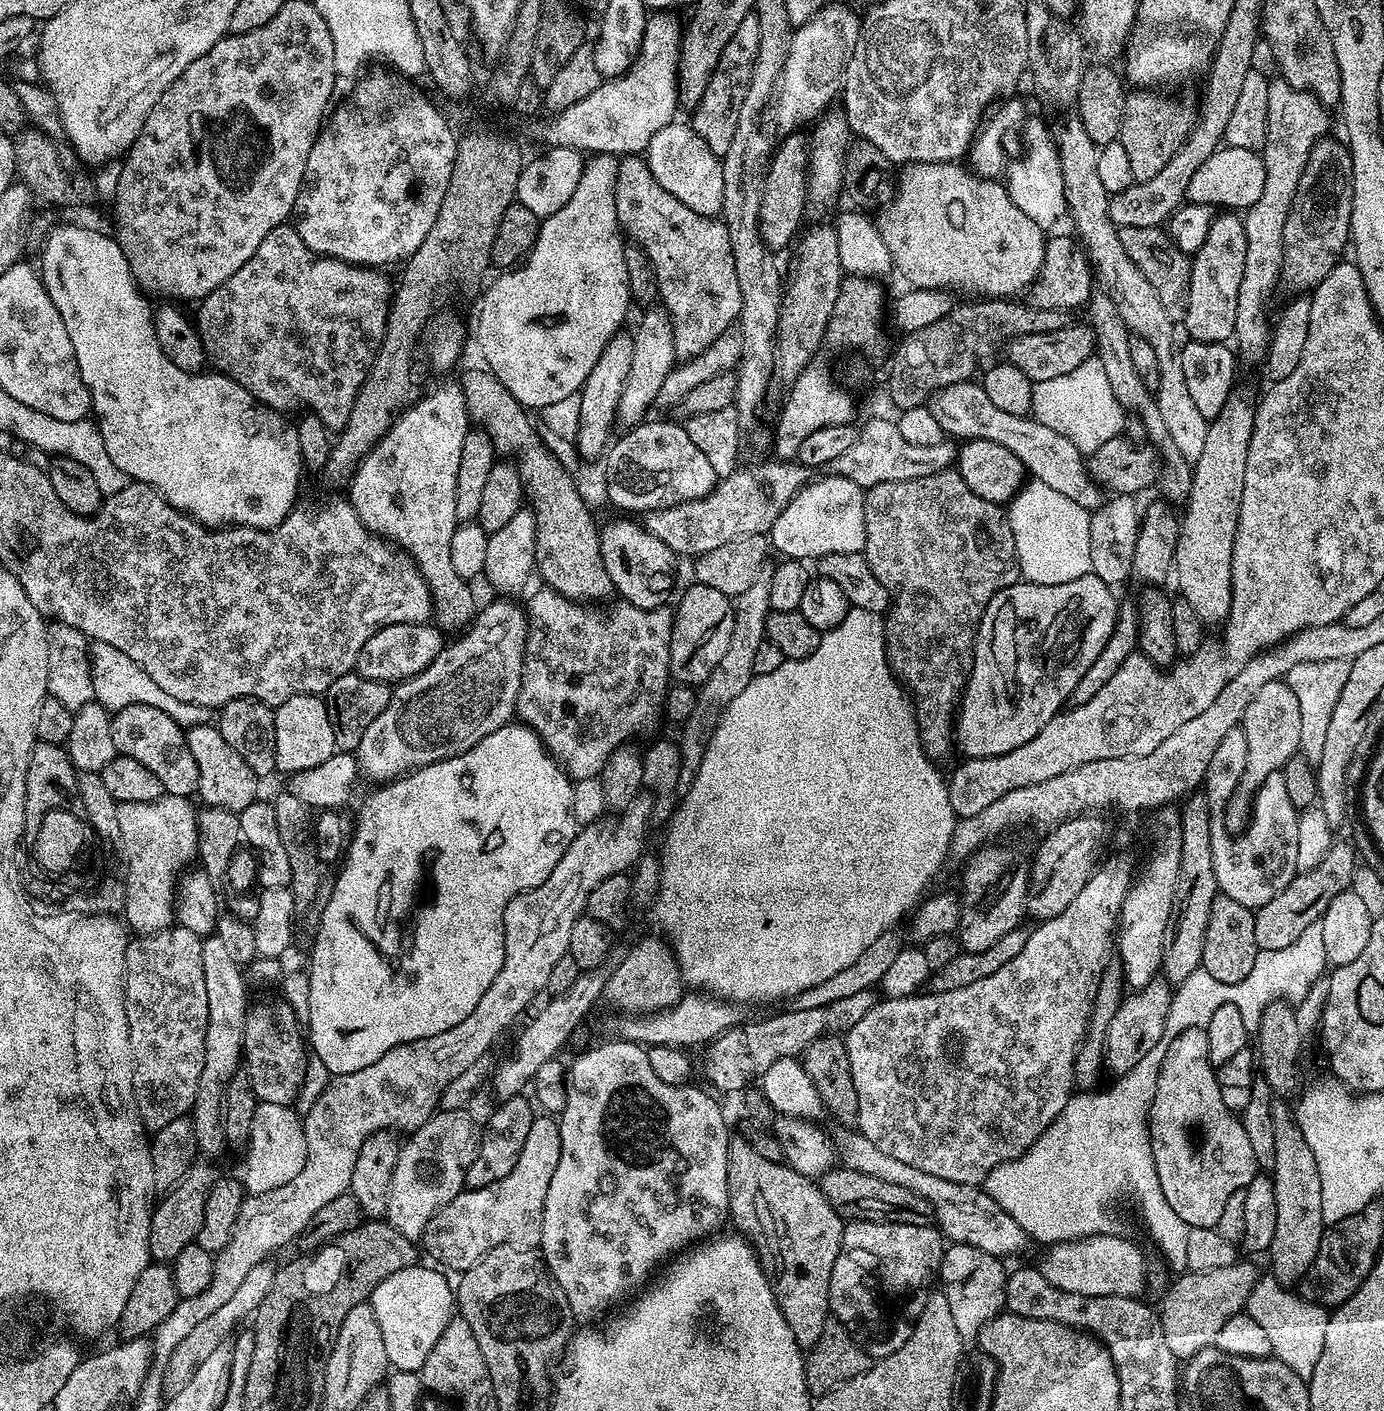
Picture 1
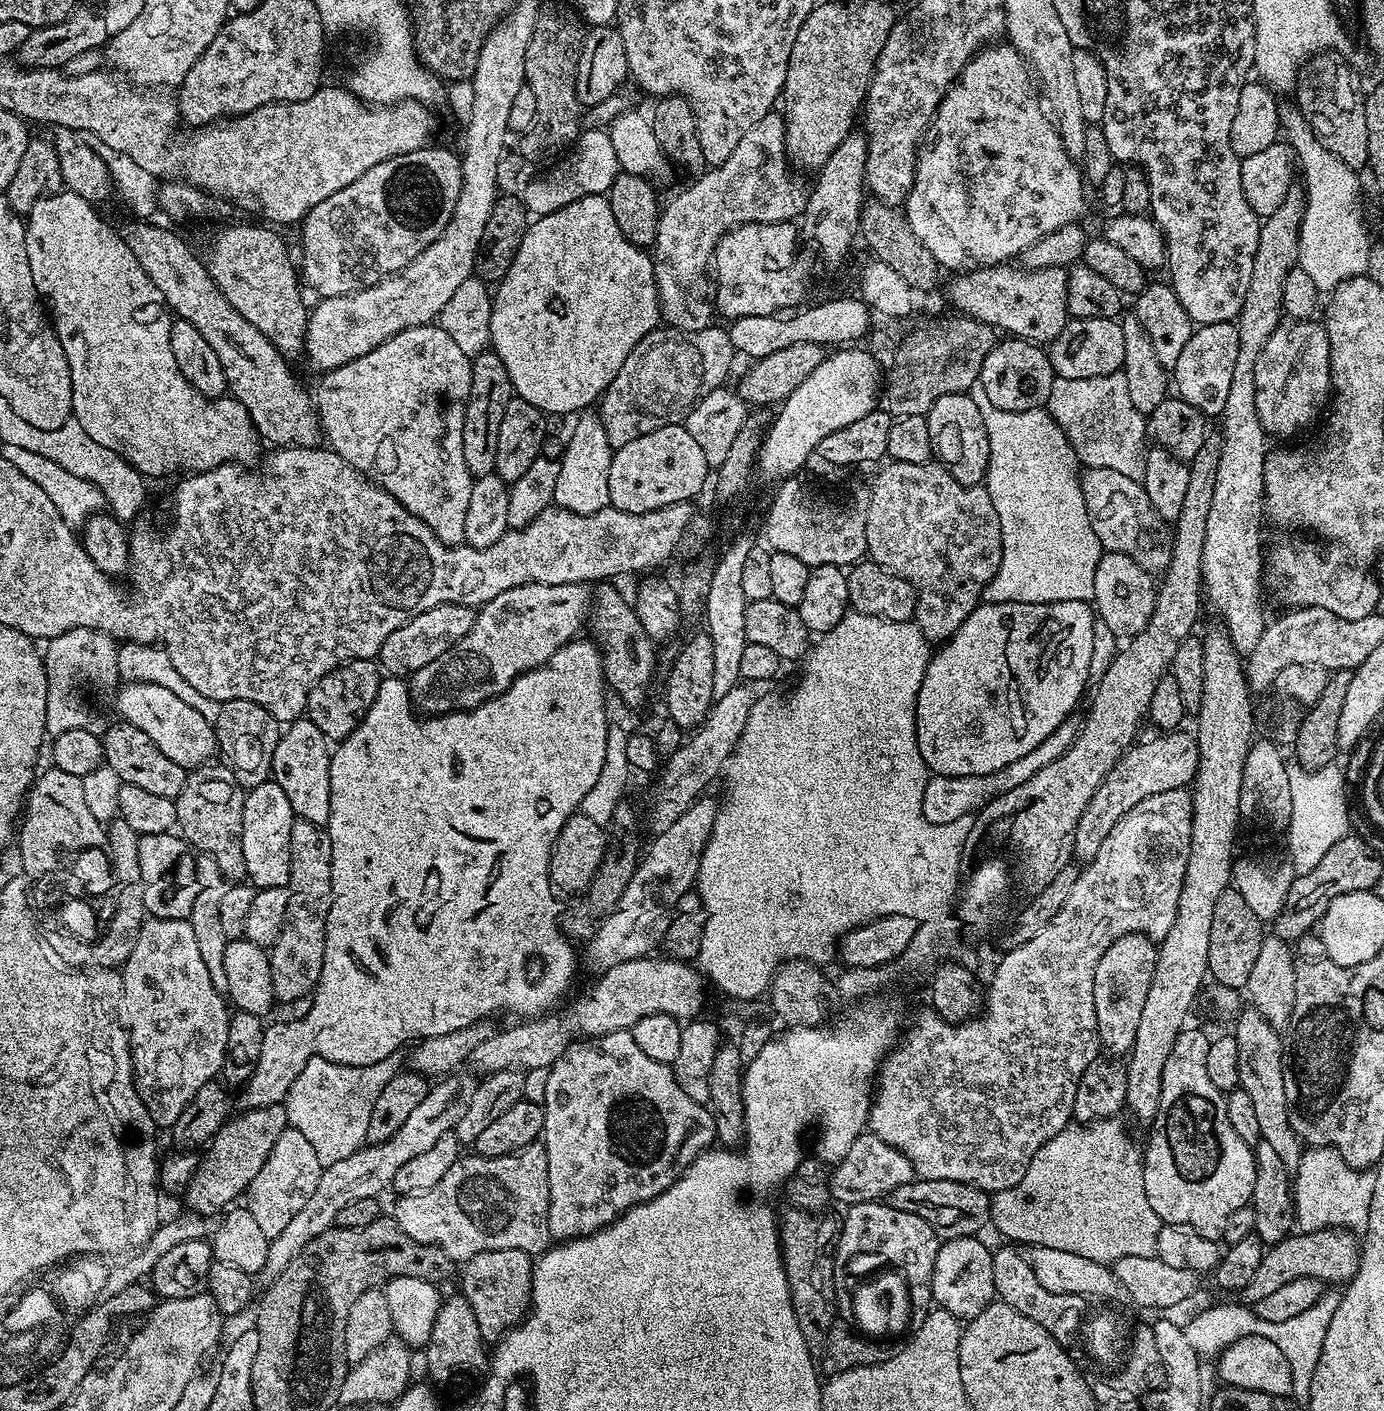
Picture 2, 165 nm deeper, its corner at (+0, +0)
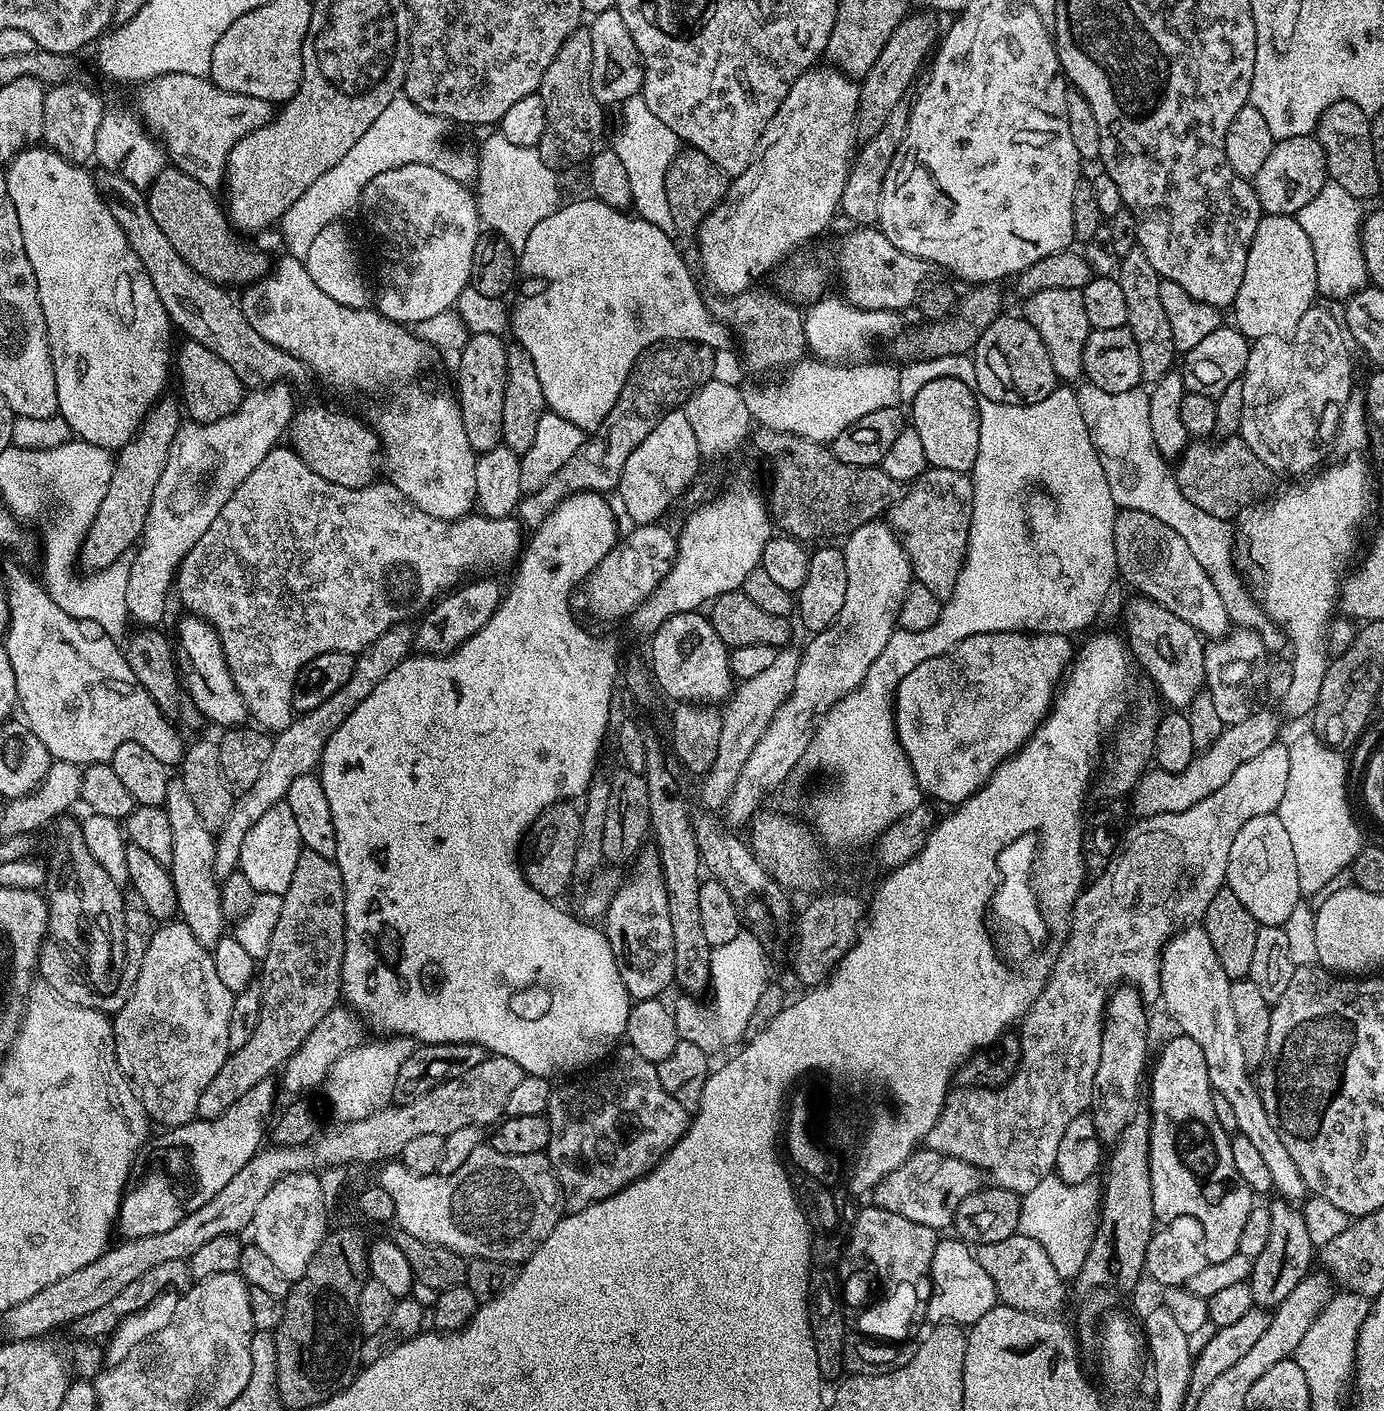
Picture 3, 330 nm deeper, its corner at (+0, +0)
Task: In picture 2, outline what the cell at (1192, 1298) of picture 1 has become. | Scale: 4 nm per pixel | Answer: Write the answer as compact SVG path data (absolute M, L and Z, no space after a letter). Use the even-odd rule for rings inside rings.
M1346 1228L1324 1229L1316 1233L1288 1236L1265 1251L1258 1266L1258 1274L1254 1274L1250 1286L1243 1290L1243 1299L1248 1299L1248 1302L1265 1300L1270 1298L1270 1294L1274 1294L1274 1290L1279 1290L1286 1286L1286 1282L1294 1282L1298 1278L1314 1278L1321 1282L1329 1280L1332 1283L1329 1285L1332 1286L1347 1285L1358 1270L1361 1251L1361 1241Z

